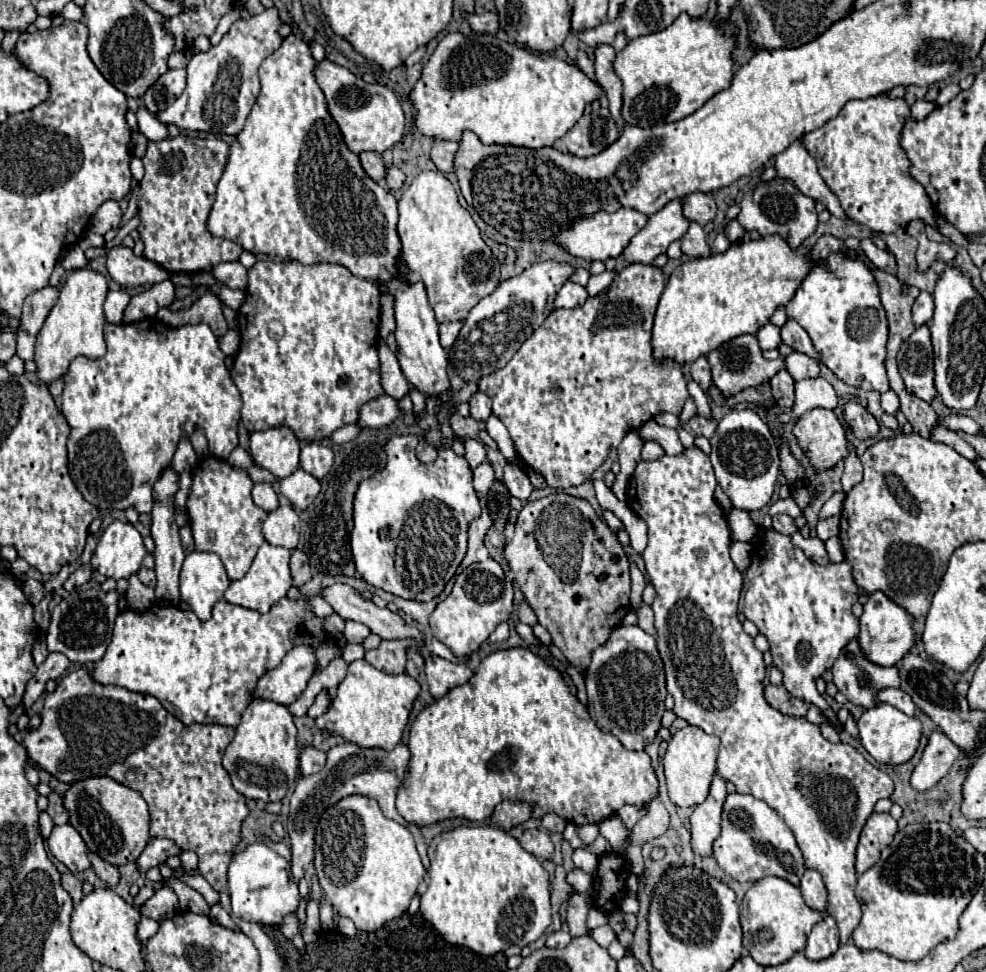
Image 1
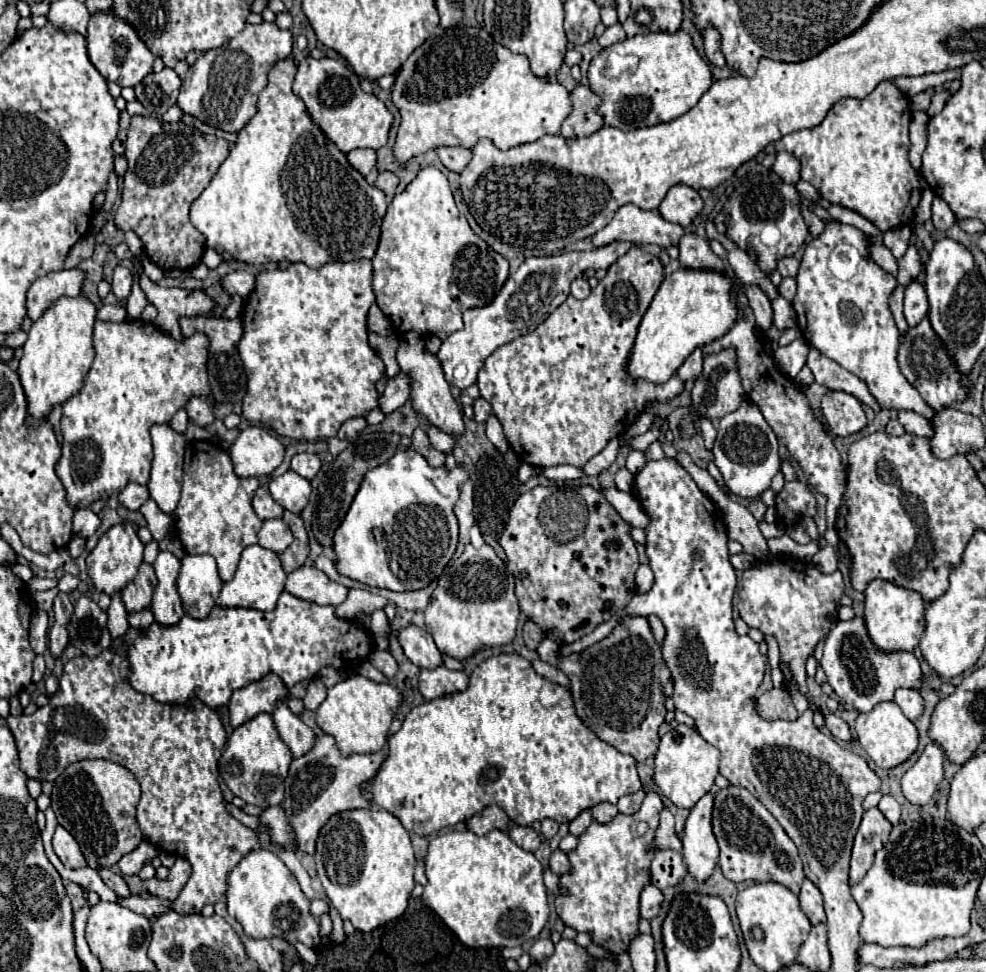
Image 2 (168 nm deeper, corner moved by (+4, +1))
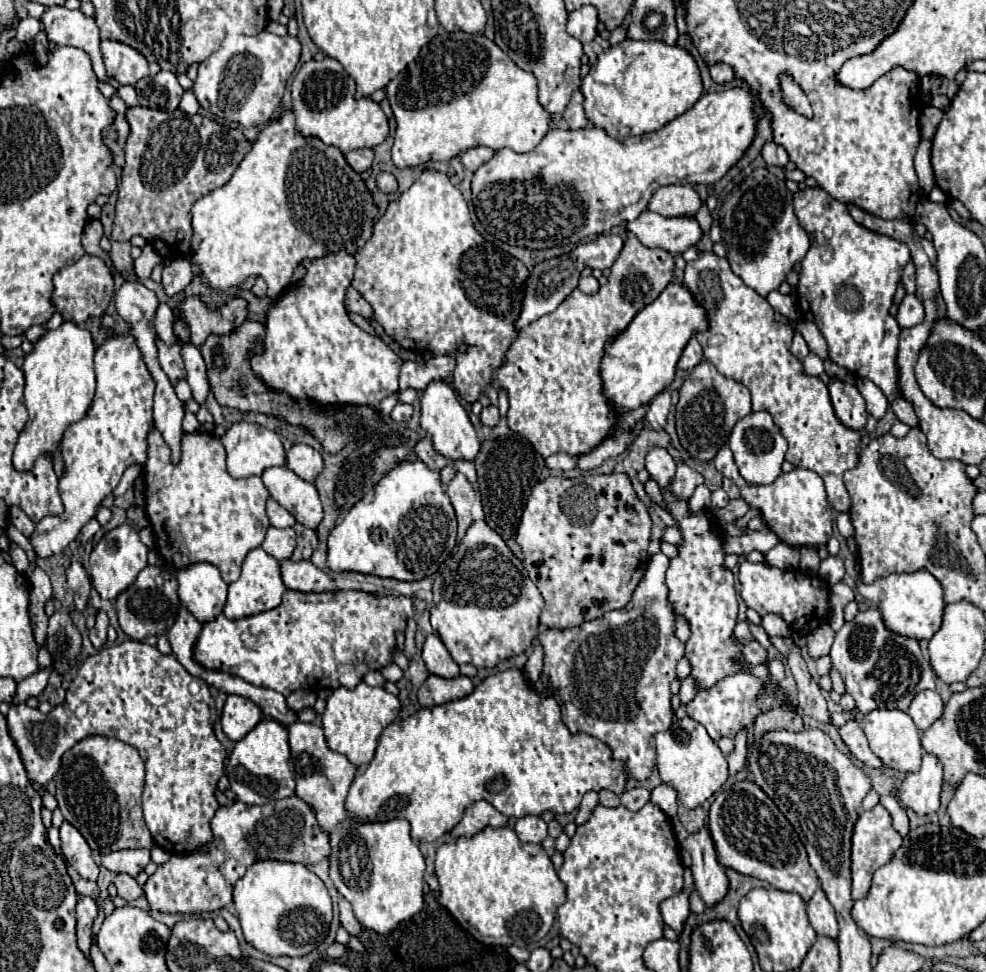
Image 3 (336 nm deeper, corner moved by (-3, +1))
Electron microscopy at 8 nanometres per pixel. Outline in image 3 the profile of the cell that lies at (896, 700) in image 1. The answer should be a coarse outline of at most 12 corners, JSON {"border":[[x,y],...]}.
{"border":[[924,690],[908,708],[914,724],[926,730],[942,716],[938,692]]}

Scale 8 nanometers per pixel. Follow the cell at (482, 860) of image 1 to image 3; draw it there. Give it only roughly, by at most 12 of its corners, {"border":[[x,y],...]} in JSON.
{"border":[[540,844],[436,852],[438,902],[482,944],[542,940],[564,902]]}

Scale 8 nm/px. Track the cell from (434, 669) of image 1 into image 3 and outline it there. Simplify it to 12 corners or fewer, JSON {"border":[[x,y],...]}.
{"border":[[430,674],[418,690],[422,706],[464,698],[474,684],[468,676]]}

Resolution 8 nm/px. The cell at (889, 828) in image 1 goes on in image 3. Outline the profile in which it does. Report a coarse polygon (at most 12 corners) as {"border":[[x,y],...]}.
{"border":[[878,804],[852,834],[852,898],[894,856],[902,836]]}

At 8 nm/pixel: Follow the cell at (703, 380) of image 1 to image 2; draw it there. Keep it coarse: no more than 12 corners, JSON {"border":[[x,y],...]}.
{"border":[[695,348],[679,366],[681,380],[695,380],[701,374],[703,354]]}

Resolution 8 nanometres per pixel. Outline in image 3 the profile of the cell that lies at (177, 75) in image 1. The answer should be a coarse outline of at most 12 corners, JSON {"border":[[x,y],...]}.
{"border":[[162,70],[136,84],[140,106],[174,112],[184,88]]}

